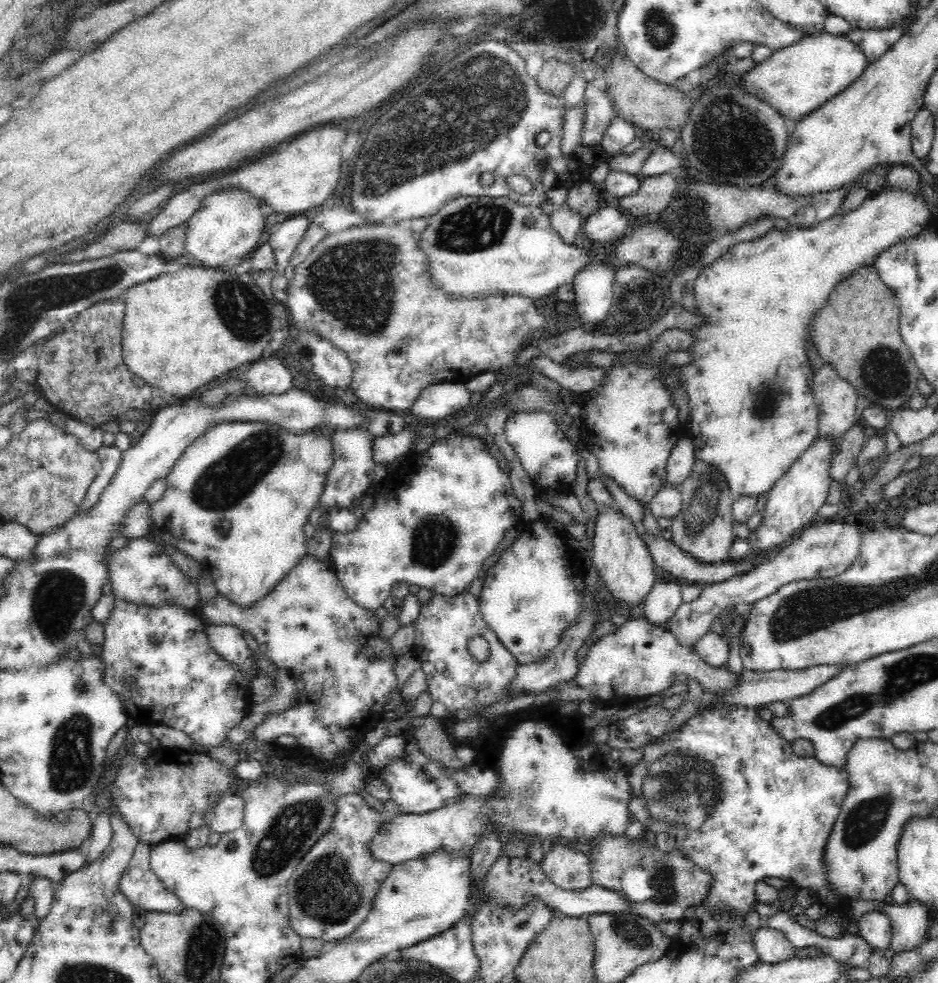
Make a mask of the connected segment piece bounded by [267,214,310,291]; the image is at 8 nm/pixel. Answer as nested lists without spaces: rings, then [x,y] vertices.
[[[309,214],[308,216],[296,216],[296,218],[282,222],[278,225],[278,228],[274,228],[270,233],[267,244],[272,247],[277,272],[277,275],[271,281],[273,290],[286,291],[289,287],[289,281],[284,277],[286,266],[289,265],[290,258],[300,244],[300,240],[304,238],[309,226]]]

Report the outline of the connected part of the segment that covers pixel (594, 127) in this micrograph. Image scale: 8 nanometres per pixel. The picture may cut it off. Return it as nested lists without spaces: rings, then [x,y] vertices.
[[[587,83],[582,100],[586,104],[584,124],[580,132],[582,142],[600,145],[606,127],[618,114],[614,112],[611,98],[605,91],[605,87],[596,88],[592,83]]]

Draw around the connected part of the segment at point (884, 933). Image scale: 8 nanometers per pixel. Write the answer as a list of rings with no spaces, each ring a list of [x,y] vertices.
[[[870,911],[857,921],[860,936],[876,953],[887,952],[891,939],[891,921],[885,912]]]

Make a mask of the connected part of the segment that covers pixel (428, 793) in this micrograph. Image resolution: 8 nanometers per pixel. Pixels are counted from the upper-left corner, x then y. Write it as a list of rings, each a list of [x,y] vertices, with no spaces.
[[[402,734],[402,736],[394,736],[394,738],[386,738],[384,737],[382,741],[376,744],[376,748],[368,754],[368,758],[370,758],[370,762],[372,762],[372,768],[374,768],[374,777],[371,777],[370,780],[374,780],[374,778],[380,778],[380,780],[384,780],[388,786],[390,786],[390,798],[400,806],[400,810],[402,810],[402,814],[410,814],[410,815],[422,815],[426,814],[427,812],[432,812],[438,810],[440,807],[444,807],[446,803],[449,802],[450,799],[458,799],[465,793],[462,789],[458,789],[458,782],[452,782],[450,778],[448,778],[448,772],[444,770],[444,766],[442,764],[436,762],[430,762],[424,754],[420,754],[418,752],[418,744],[416,744],[416,739],[412,734]]]

